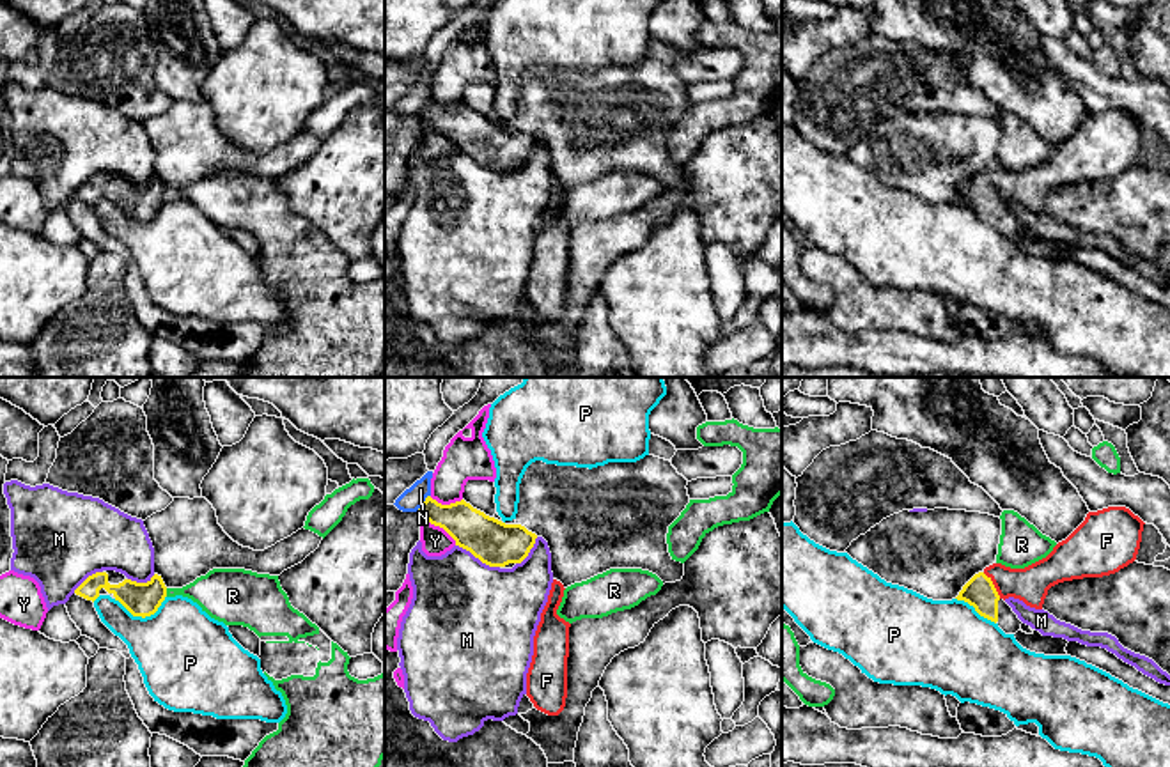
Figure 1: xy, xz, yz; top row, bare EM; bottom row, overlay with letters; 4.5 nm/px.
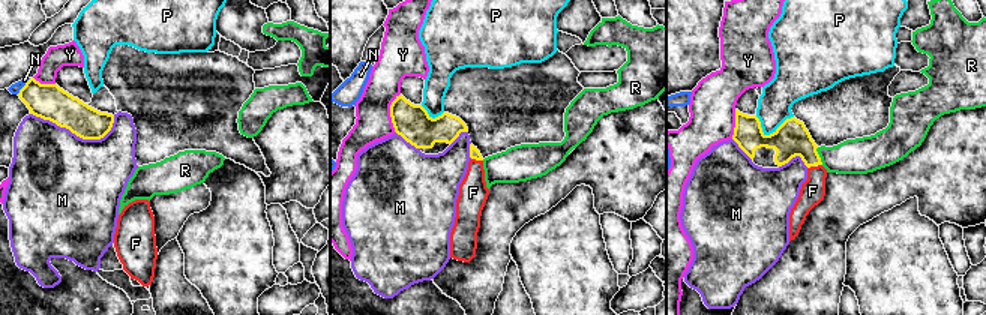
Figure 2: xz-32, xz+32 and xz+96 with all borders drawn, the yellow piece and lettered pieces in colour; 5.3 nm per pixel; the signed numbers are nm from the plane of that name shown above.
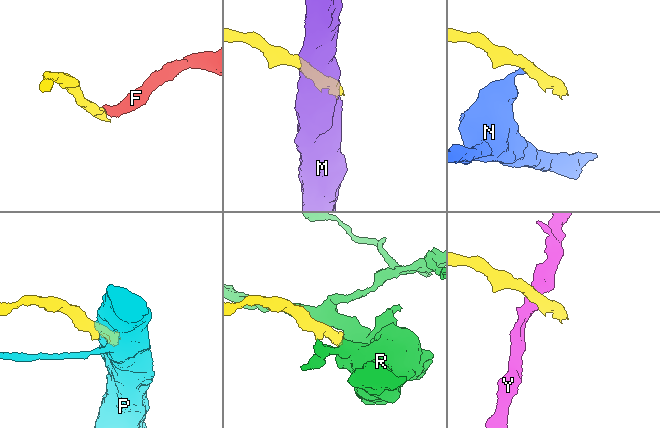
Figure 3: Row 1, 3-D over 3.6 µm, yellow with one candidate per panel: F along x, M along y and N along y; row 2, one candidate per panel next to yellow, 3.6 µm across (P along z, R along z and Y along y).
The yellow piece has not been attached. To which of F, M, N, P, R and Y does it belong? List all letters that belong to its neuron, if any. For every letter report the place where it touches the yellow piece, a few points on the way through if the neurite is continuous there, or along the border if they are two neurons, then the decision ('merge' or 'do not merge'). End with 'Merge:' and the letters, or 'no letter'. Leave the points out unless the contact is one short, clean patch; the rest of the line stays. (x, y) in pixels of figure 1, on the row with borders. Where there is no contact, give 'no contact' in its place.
F: contact yz (993, 585); way yz (979, 592), (993, 585), (1030, 585); merge
M: contact xz (477, 557); do not merge
N: contact xz (422, 503); border xz (429, 495), (417, 511); do not merge
P: contact xy (142, 617); border xy (165, 596), (162, 604), (144, 617), (133, 617), (114, 599); do not merge
R: contact xy (165, 592); border xy (165, 588), (167, 596); do not merge
Y: contact xz (440, 526); border xz (422, 518), (438, 525), (456, 544); do not merge
Merge: F

